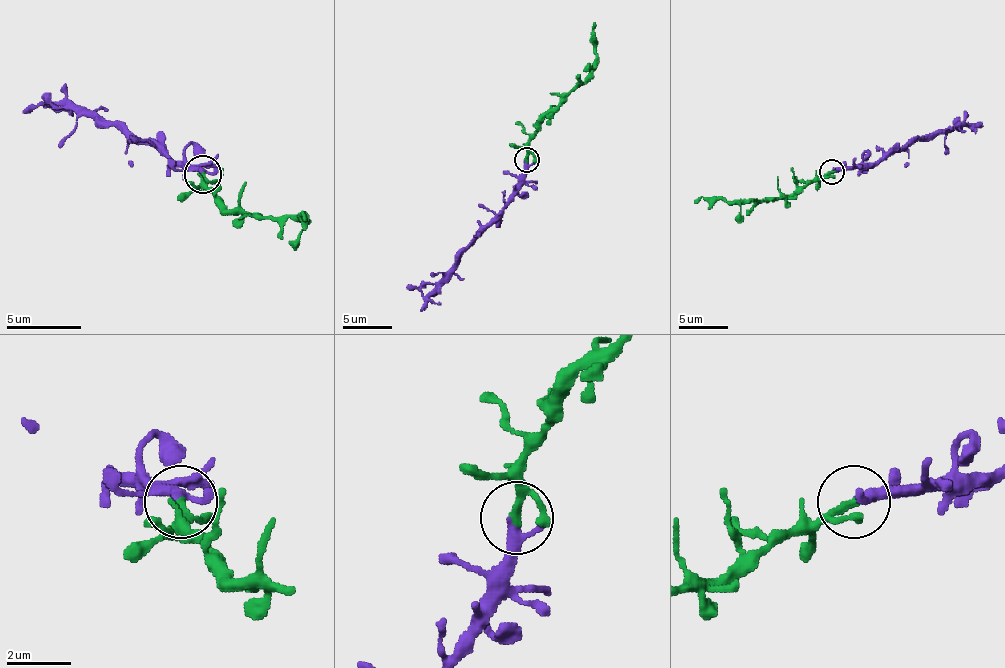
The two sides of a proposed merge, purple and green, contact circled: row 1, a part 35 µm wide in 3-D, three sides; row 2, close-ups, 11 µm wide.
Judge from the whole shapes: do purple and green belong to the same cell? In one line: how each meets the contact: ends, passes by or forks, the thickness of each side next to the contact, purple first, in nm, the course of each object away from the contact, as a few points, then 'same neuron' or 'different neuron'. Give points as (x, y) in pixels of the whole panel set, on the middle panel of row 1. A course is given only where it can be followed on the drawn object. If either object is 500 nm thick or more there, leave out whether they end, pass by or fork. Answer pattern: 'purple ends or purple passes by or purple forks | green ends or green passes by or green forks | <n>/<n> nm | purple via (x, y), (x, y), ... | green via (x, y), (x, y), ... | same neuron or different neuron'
purple passes by | green passes by | 240/190 nm | purple via (526, 159), (524, 184), (514, 199), (459, 258), (457, 268), (427, 298), (439, 302) | green via (526, 159), (526, 144), (543, 120), (585, 80), (595, 60), (595, 23) | same neuron

